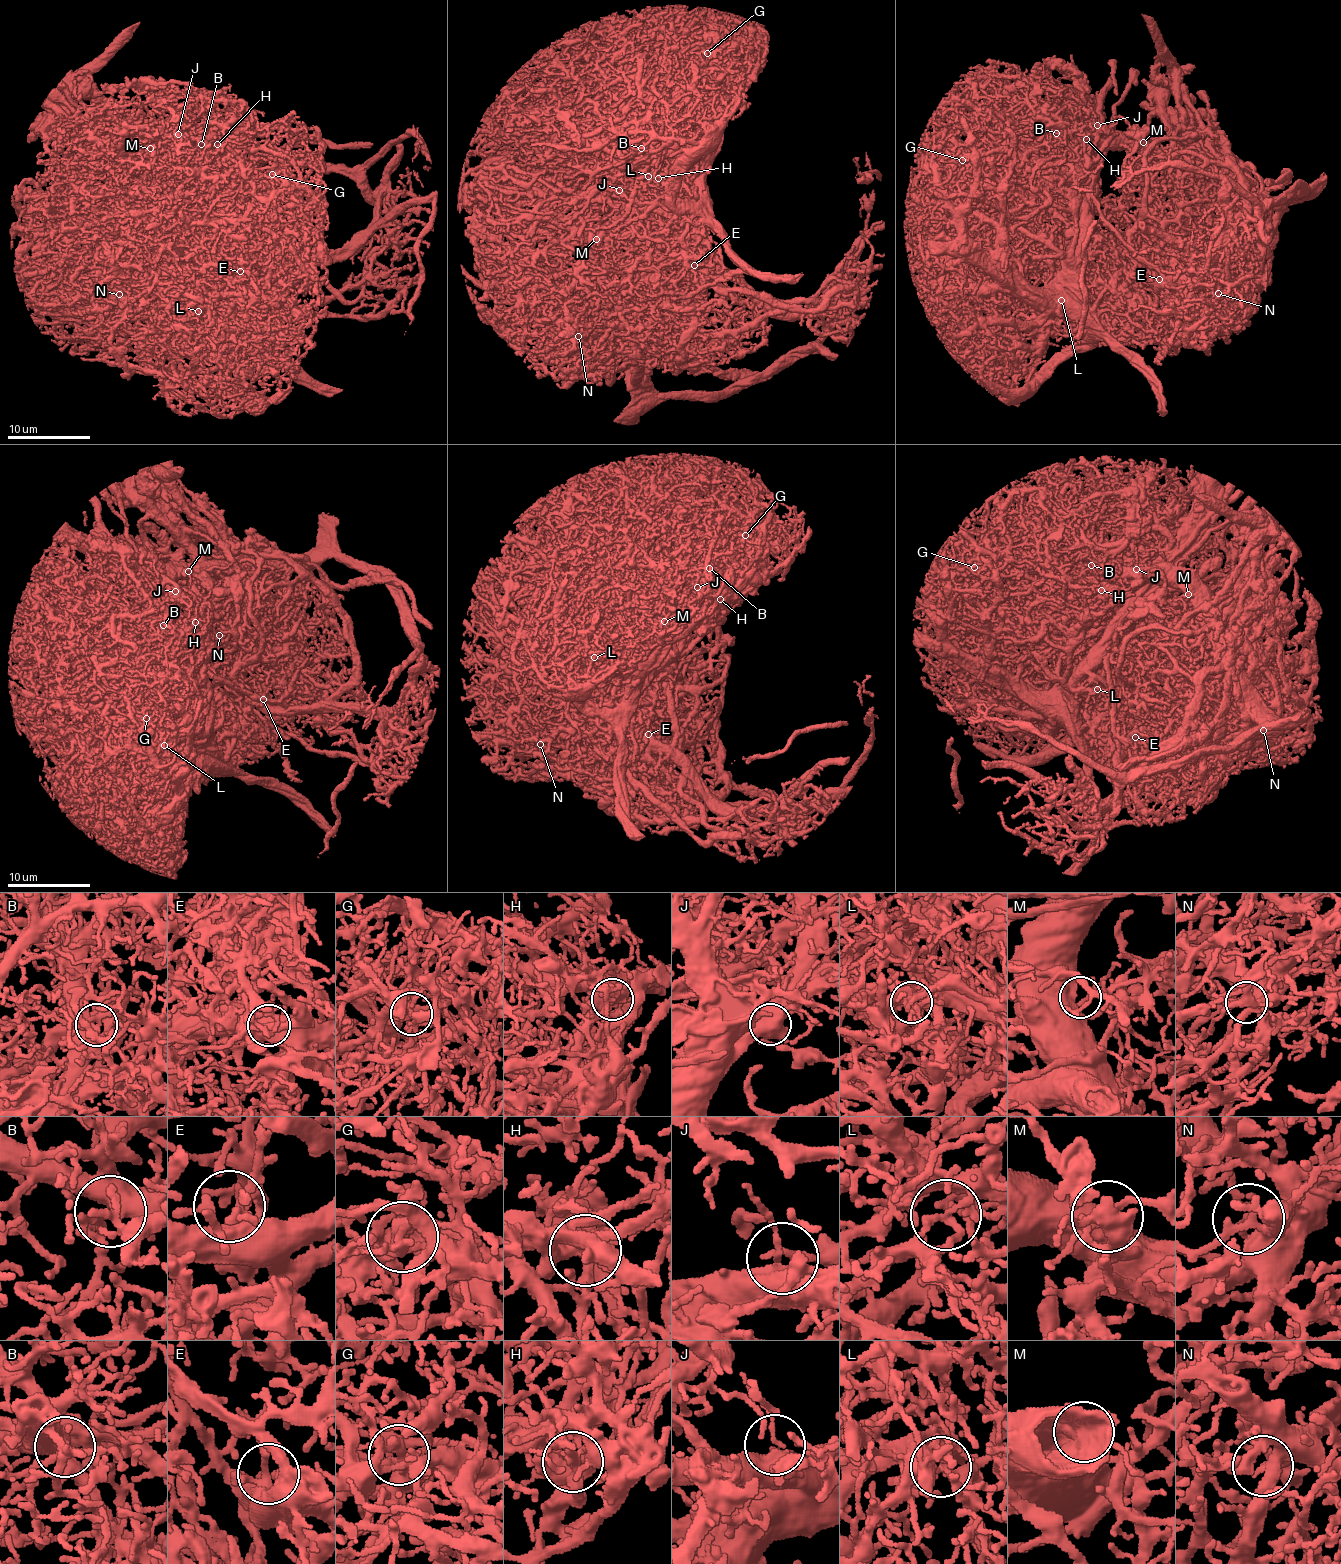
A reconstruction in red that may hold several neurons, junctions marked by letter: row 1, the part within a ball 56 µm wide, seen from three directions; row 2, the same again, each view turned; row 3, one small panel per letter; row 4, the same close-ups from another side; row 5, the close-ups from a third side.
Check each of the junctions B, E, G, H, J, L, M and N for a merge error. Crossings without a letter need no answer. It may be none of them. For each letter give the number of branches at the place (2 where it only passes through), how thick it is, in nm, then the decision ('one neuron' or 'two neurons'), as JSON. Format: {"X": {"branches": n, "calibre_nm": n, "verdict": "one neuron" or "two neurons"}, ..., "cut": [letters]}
{"B": {"branches": 3, "calibre_nm": 400, "verdict": "one neuron"}, "E": {"branches": 4, "calibre_nm": 400, "verdict": "one neuron"}, "G": {"branches": 3, "calibre_nm": 260, "verdict": "two neurons"}, "H": {"branches": 4, "calibre_nm": 480, "verdict": "two neurons"}, "J": {"branches": 3, "calibre_nm": 280, "verdict": "one neuron"}, "L": {"branches": 3, "calibre_nm": 180, "verdict": "two neurons"}, "M": {"branches": 2, "calibre_nm": 200, "verdict": "one neuron"}, "N": {"branches": 3, "calibre_nm": 260, "verdict": "one neuron"}, "cut": ["G", "H", "L"]}

